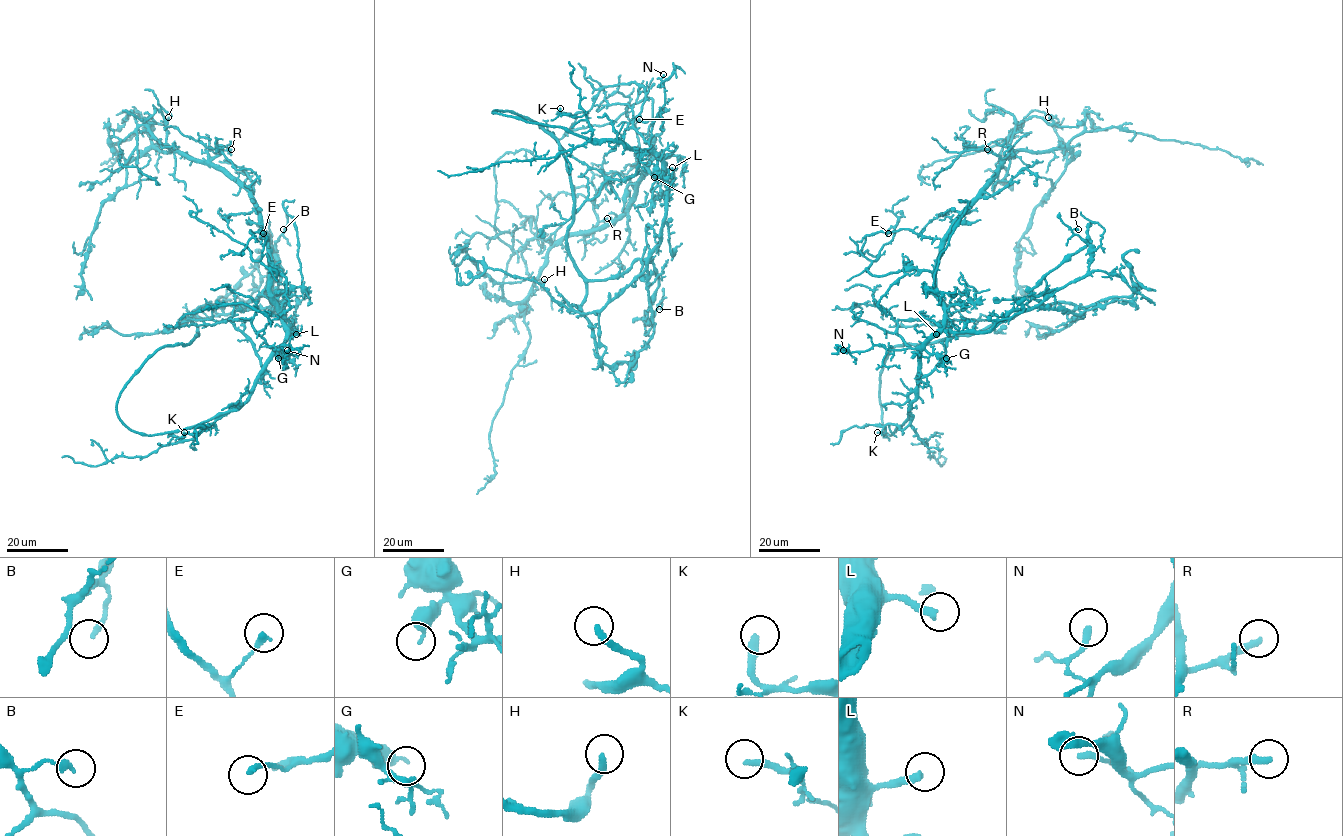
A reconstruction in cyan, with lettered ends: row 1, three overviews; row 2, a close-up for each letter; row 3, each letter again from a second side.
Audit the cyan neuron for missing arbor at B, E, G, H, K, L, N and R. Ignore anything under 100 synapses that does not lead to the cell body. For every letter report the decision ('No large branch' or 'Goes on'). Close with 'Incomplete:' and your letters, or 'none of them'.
B: No large branch
E: No large branch
G: No large branch
H: No large branch
K: No large branch
L: Goes on
N: No large branch
R: No large branch
Incomplete: L

